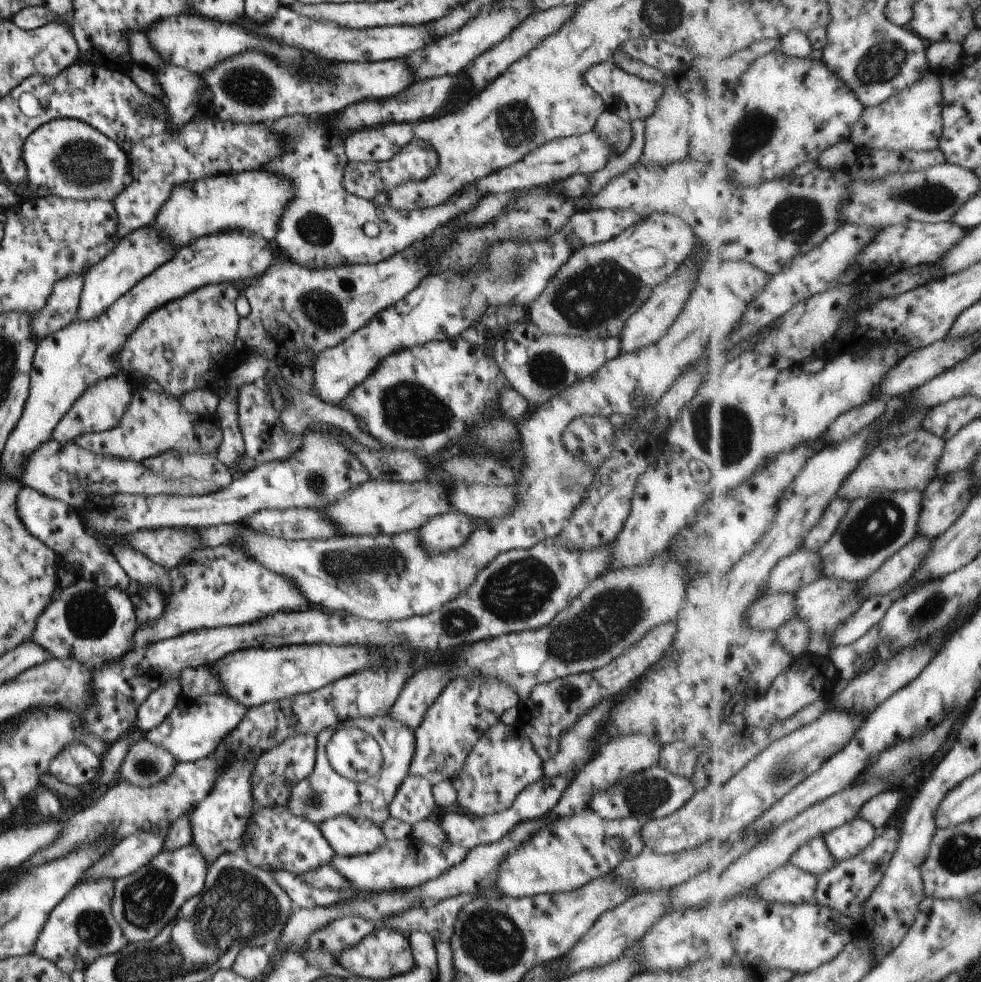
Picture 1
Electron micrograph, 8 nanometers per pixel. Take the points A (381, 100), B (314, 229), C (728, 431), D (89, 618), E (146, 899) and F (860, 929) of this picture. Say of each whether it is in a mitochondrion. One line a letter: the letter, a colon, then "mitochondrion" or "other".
A: other
B: mitochondrion
C: mitochondrion
D: mitochondrion
E: mitochondrion
F: other

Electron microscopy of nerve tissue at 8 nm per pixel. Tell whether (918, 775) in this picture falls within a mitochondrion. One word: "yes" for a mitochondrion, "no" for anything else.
no

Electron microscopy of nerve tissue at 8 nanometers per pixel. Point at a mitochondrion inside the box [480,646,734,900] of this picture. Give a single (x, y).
(647, 793)

